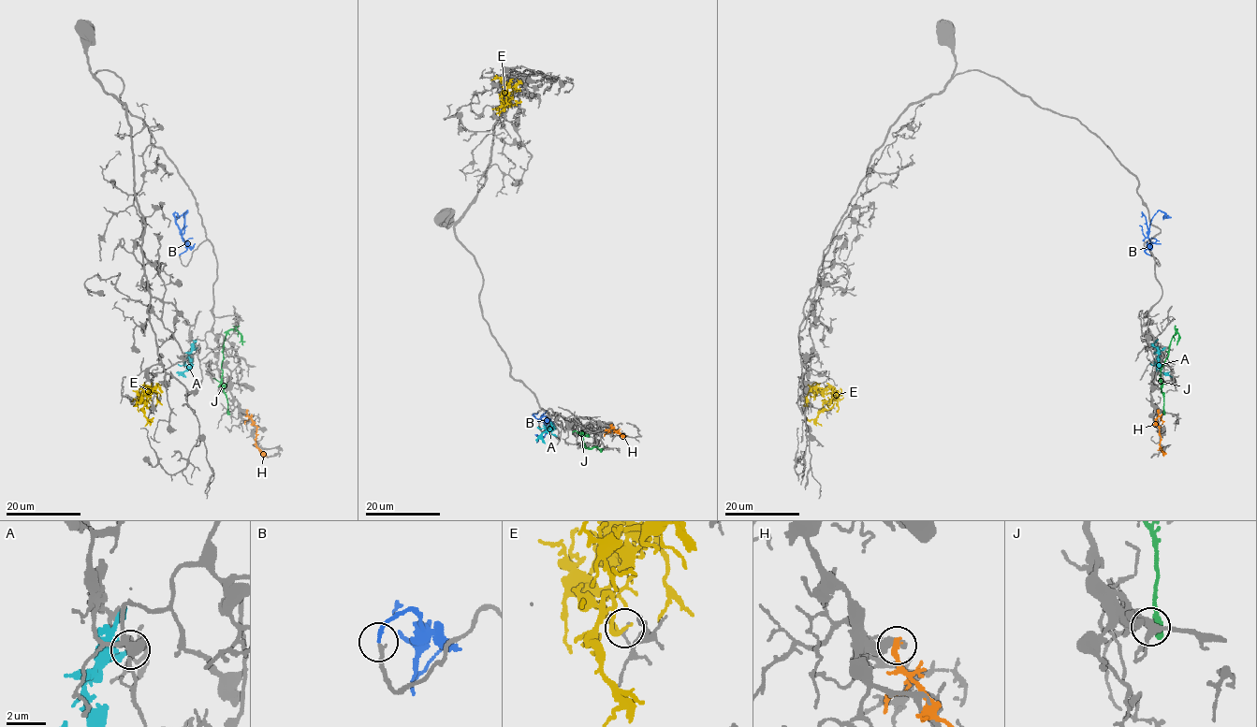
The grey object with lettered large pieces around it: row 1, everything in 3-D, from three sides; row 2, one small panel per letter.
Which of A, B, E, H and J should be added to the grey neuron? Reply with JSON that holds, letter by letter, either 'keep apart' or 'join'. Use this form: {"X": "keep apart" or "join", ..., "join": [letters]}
{"A": "keep apart", "B": "join", "E": "keep apart", "H": "keep apart", "J": "keep apart", "join": ["B"]}

